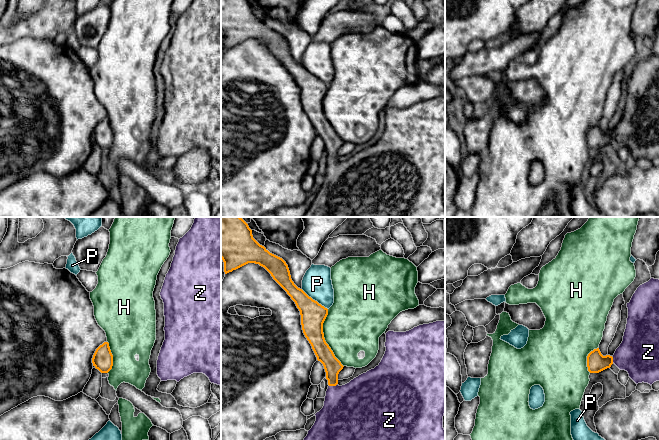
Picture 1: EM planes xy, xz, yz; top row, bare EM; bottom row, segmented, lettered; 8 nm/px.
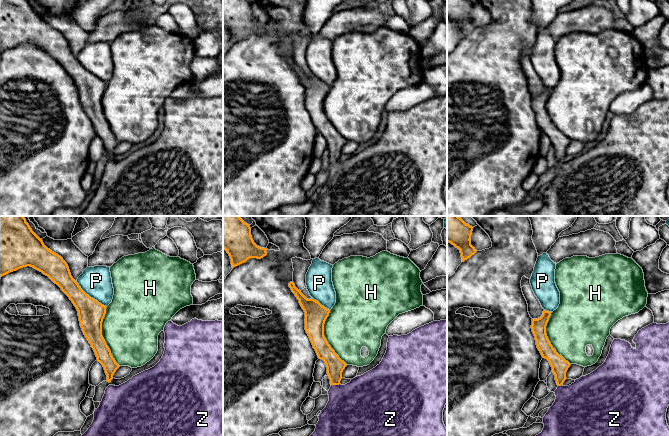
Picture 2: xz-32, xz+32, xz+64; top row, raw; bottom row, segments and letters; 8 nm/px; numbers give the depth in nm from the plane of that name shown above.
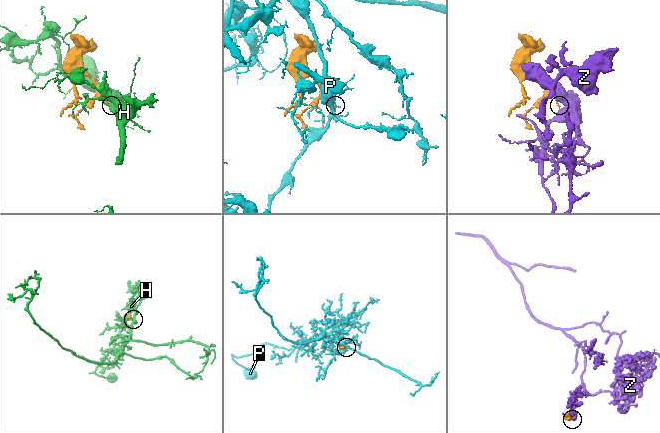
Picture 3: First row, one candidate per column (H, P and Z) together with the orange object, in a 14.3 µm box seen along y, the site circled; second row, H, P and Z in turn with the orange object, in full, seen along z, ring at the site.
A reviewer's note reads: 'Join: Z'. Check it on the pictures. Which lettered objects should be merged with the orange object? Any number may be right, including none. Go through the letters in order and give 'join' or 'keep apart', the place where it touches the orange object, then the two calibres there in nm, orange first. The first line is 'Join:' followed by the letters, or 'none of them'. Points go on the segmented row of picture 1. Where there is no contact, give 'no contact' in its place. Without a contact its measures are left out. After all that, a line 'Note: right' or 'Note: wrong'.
Join: Z
H: keep apart; meets orange in xz at (324, 338); 200 nm thick on the orange side, 440 nm on the other
P: keep apart; meets orange in xz at (314, 300); 200 nm thick on the orange side, 240 nm on the other
Z: join; meets orange in xz at (332, 385); 140 nm thick on the orange side, 420 nm on the other
Note: right

